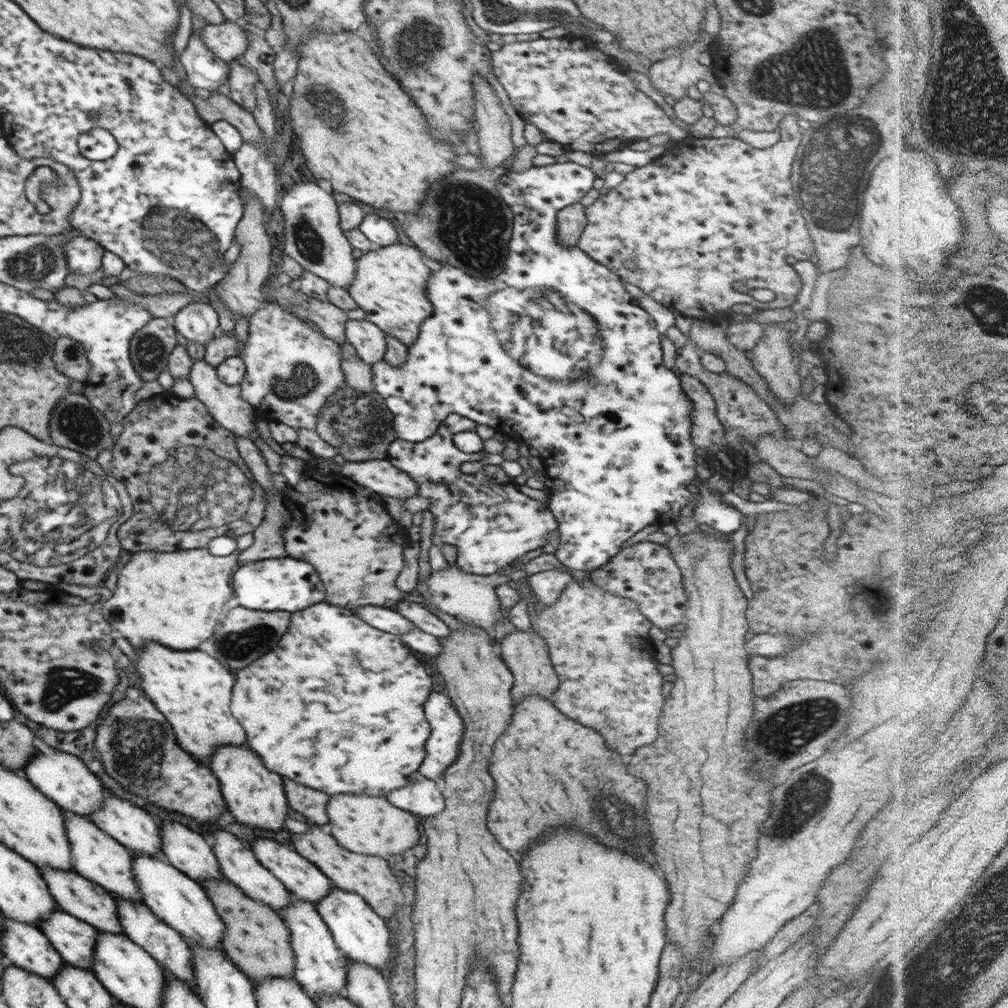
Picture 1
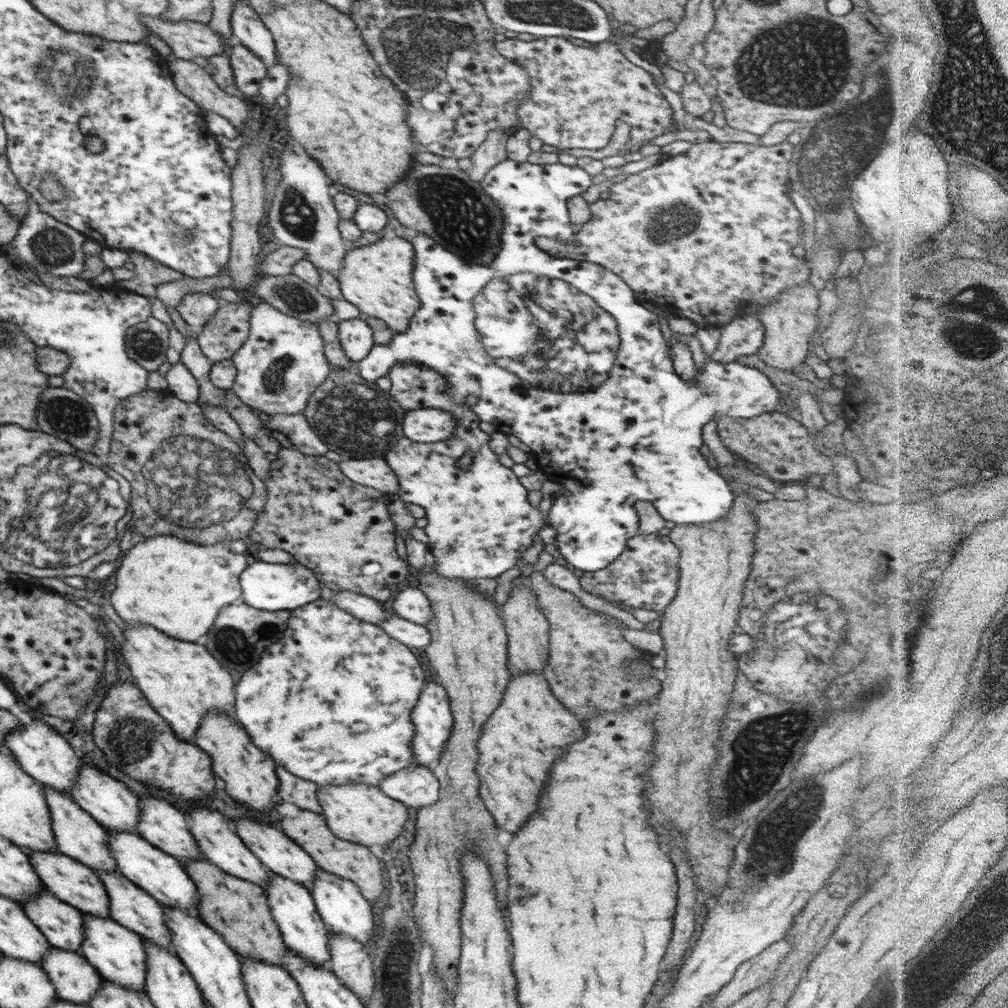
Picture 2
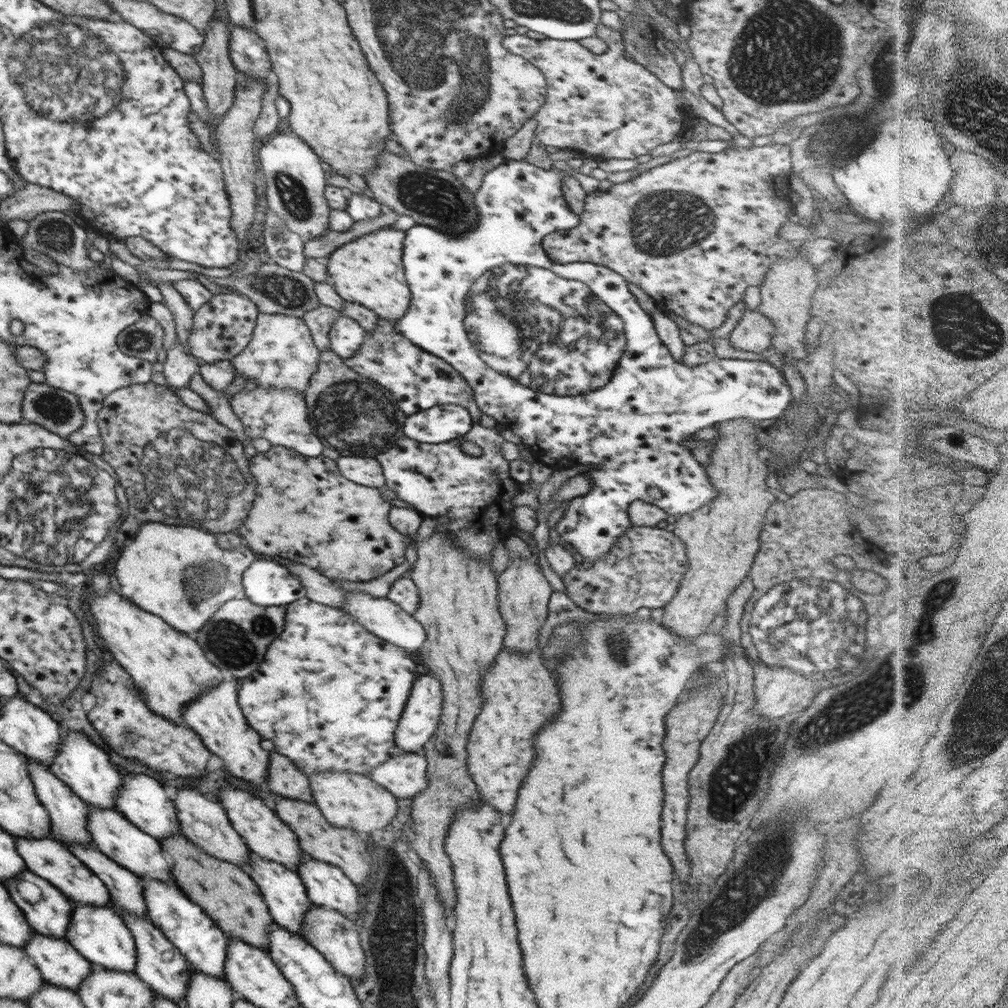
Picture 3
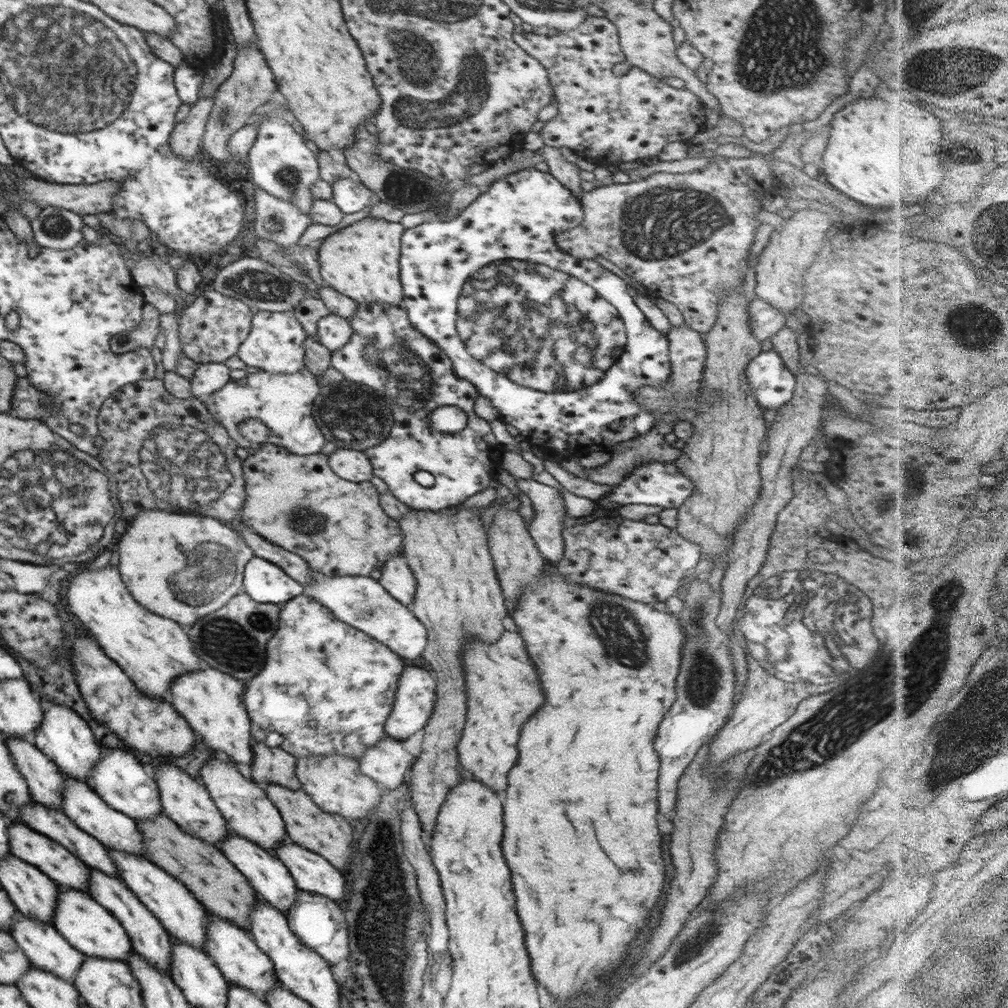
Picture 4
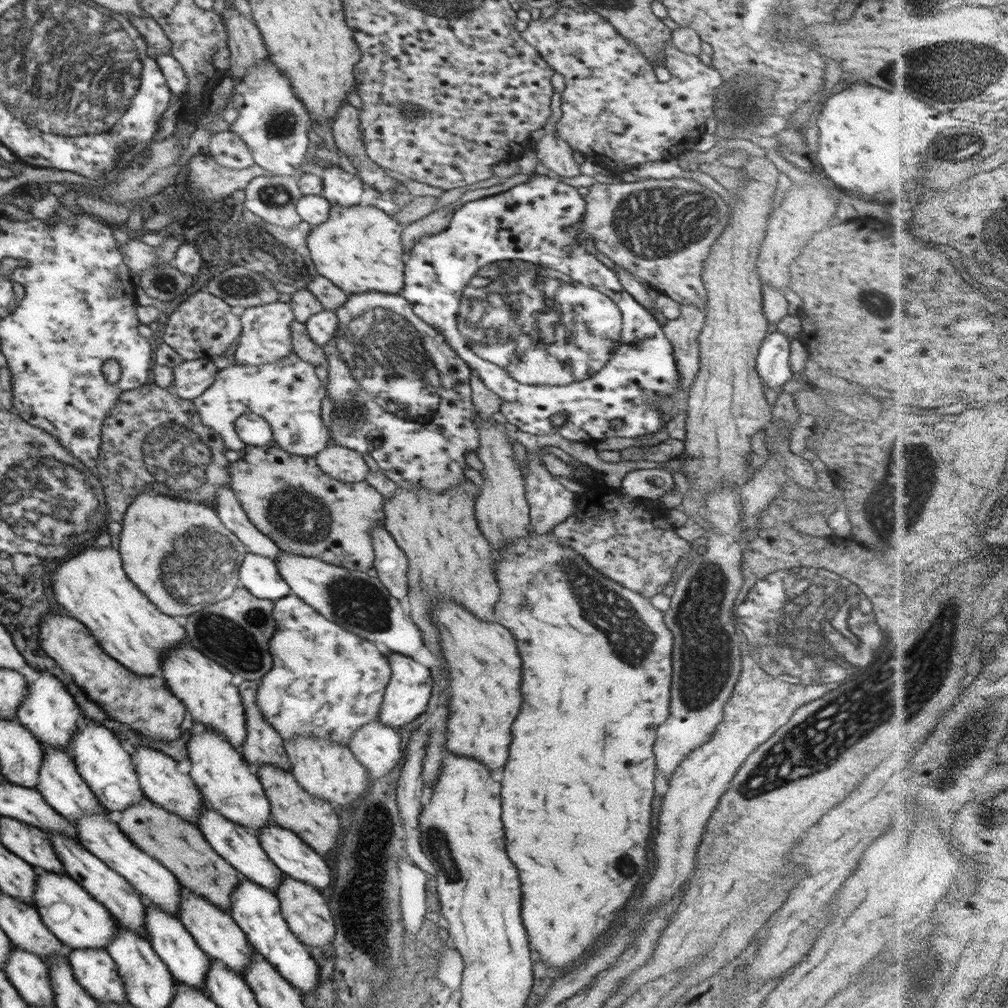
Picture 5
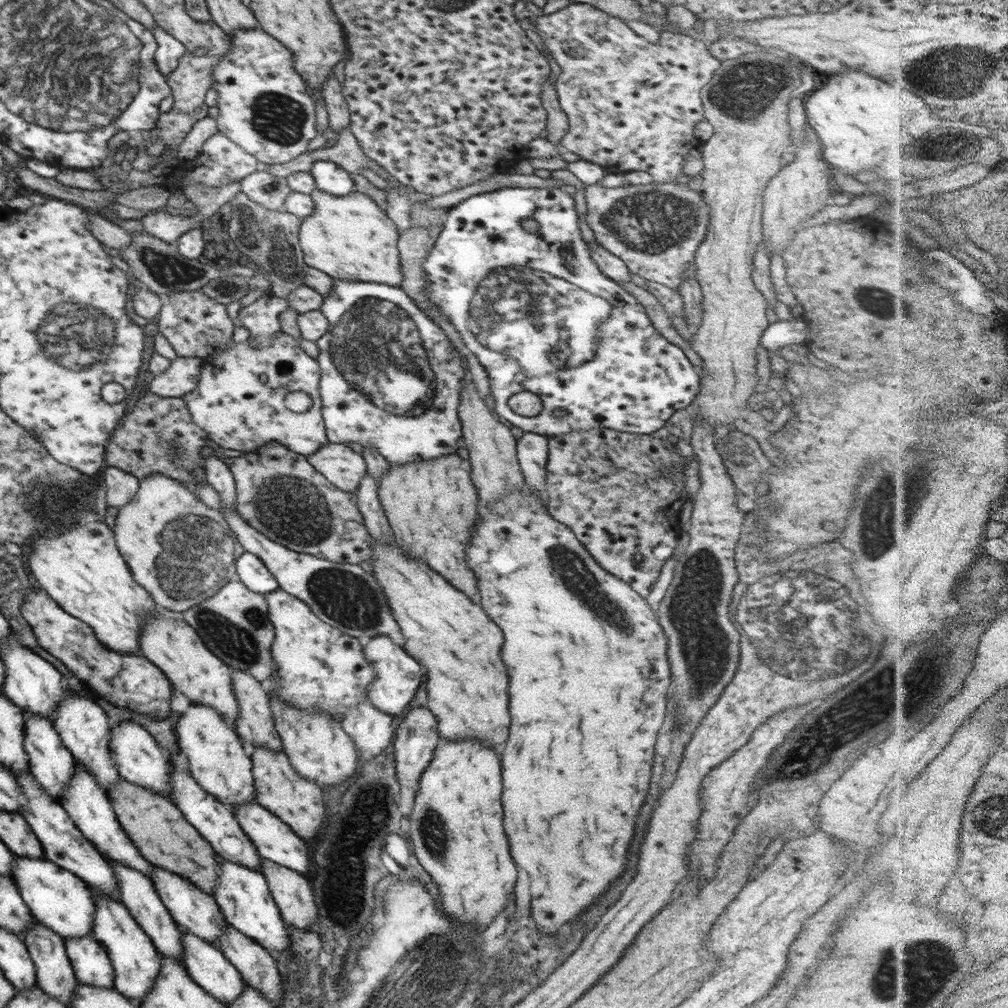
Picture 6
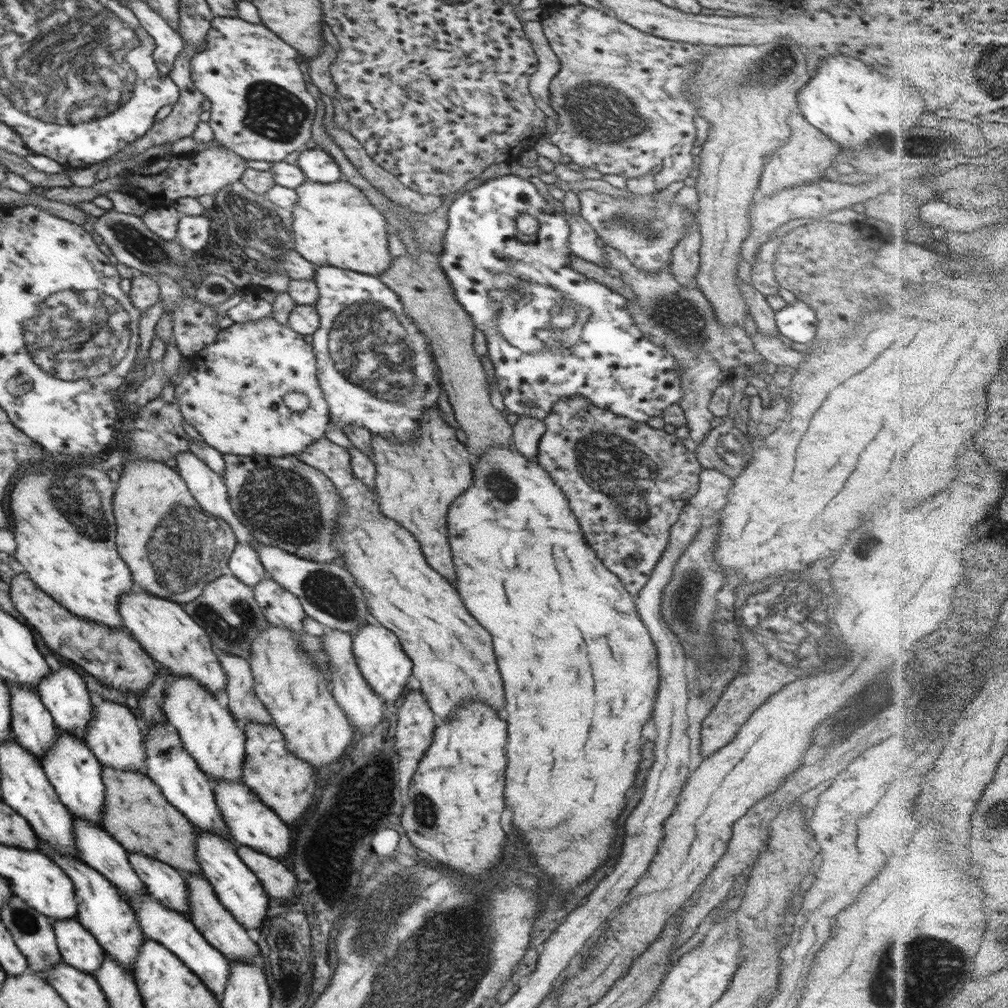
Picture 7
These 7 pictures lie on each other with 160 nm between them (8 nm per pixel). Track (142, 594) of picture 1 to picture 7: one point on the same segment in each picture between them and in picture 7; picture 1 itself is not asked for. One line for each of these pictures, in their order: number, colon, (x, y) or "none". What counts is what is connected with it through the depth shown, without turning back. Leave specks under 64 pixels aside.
2: (177, 587)
3: (182, 574)
4: (179, 566)
5: (178, 553)
6: (181, 551)
7: (158, 520)

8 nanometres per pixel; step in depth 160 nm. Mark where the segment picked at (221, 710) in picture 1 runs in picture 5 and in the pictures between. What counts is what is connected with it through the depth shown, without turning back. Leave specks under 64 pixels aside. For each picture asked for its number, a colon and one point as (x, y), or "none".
2: (182, 682)
3: (169, 669)
4: (152, 650)
5: (92, 585)

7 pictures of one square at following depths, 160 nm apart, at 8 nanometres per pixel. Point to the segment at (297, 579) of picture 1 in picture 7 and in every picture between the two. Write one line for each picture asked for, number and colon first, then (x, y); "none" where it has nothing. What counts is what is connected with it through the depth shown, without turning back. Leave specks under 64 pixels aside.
2: (270, 587)
3: (266, 583)
4: (265, 582)
5: (259, 575)
6: (252, 572)
7: (245, 565)

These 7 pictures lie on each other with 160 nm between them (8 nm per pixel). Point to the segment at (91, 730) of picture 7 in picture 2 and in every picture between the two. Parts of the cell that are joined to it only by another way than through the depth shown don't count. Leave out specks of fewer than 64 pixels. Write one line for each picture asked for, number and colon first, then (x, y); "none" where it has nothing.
2: (217, 840)
3: (205, 823)
4: (184, 799)
5: (160, 781)
6: (139, 759)

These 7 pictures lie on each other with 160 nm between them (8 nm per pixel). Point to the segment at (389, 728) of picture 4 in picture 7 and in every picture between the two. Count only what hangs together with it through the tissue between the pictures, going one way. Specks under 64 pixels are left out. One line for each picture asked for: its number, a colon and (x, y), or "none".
5: (406, 695)
6: (397, 676)
7: (385, 666)

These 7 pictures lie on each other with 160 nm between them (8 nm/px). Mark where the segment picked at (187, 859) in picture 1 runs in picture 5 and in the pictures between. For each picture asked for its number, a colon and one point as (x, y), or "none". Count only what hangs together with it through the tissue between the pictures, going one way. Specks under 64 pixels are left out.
2: (164, 826)
3: (141, 799)
4: (119, 779)
5: (108, 769)

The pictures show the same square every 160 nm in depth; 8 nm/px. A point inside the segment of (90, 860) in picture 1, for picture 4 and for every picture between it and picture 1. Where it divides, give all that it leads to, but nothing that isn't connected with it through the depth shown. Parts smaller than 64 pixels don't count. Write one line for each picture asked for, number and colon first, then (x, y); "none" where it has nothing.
2: (78, 834)
3: (68, 813)
4: (44, 780)

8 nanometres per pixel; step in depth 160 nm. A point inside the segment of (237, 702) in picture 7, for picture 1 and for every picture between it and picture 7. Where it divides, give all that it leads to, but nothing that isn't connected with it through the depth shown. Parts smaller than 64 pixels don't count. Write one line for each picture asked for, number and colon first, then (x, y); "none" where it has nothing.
1: (302, 800)
2: (300, 792)
3: (284, 779)
4: (274, 765)
5: (263, 744)
6: (255, 724)

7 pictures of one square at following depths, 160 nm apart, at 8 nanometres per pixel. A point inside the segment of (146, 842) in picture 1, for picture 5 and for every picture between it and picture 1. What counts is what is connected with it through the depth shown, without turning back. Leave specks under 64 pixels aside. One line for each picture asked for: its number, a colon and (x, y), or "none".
2: (107, 799)
3: (85, 767)
4: (63, 735)
5: (48, 711)

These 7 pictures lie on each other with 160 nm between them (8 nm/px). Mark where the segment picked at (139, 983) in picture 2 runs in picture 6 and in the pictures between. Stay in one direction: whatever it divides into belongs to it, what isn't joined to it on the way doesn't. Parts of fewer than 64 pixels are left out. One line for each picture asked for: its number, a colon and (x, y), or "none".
3: (97, 932)
4: (86, 925)
5: (73, 915)
6: (57, 898)

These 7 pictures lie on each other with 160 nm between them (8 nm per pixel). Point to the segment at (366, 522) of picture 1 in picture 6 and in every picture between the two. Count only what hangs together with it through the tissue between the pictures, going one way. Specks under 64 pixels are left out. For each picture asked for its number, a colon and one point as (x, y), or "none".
2: (326, 522)
3: (305, 511)
4: (338, 527)
5: (304, 511)
6: (279, 493)

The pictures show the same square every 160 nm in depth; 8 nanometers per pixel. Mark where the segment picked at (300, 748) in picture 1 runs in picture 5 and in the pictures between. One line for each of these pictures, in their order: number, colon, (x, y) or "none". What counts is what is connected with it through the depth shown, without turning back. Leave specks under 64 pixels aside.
2: (331, 702)
3: (339, 690)
4: (328, 688)
5: (326, 682)

